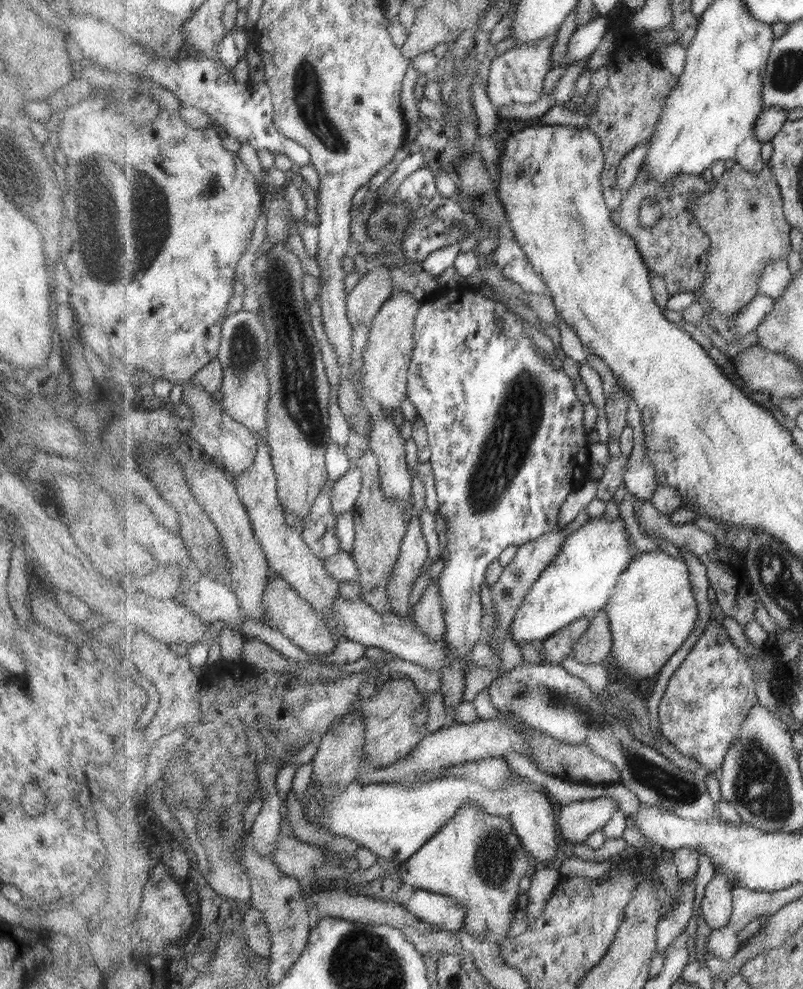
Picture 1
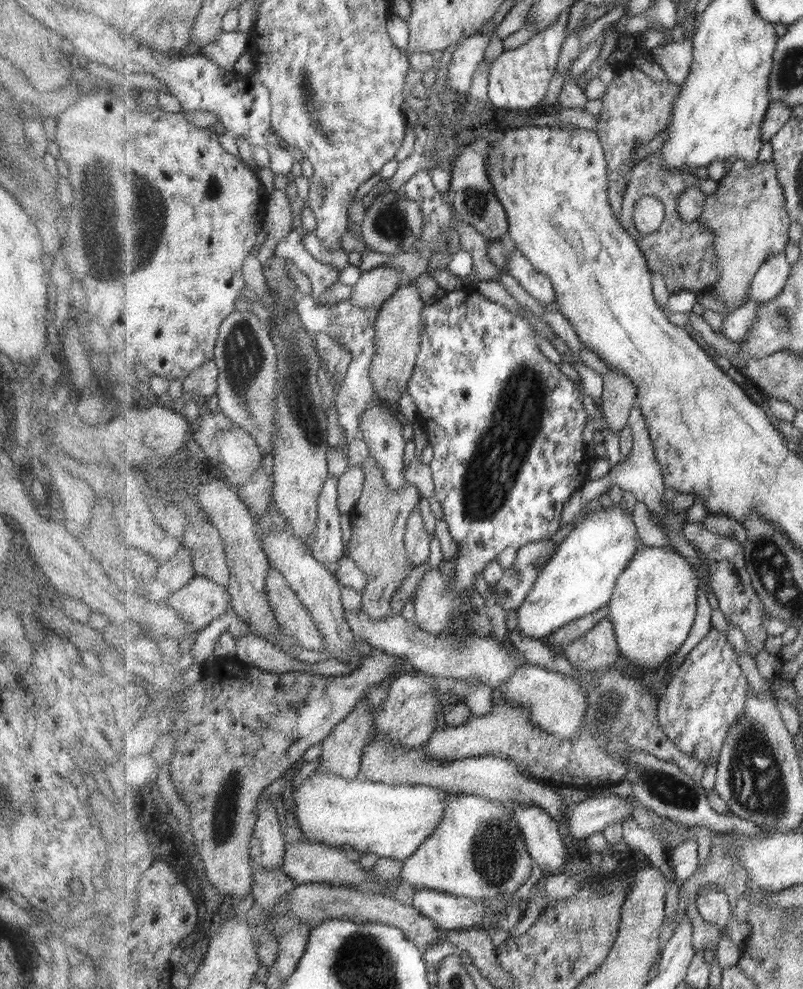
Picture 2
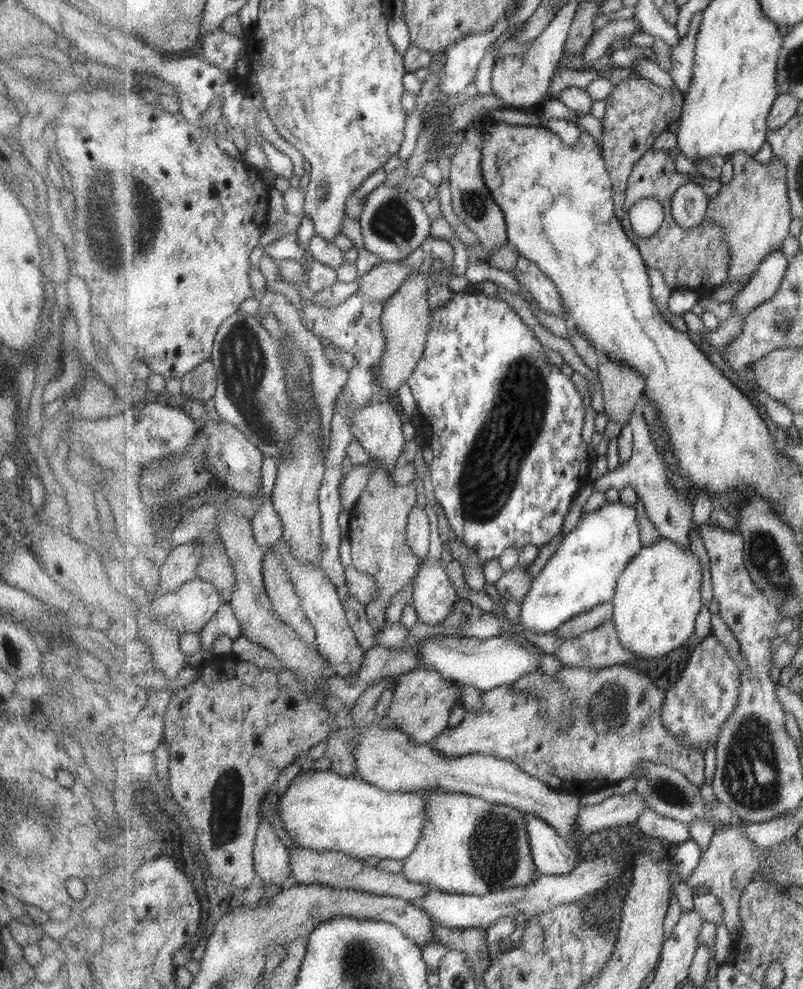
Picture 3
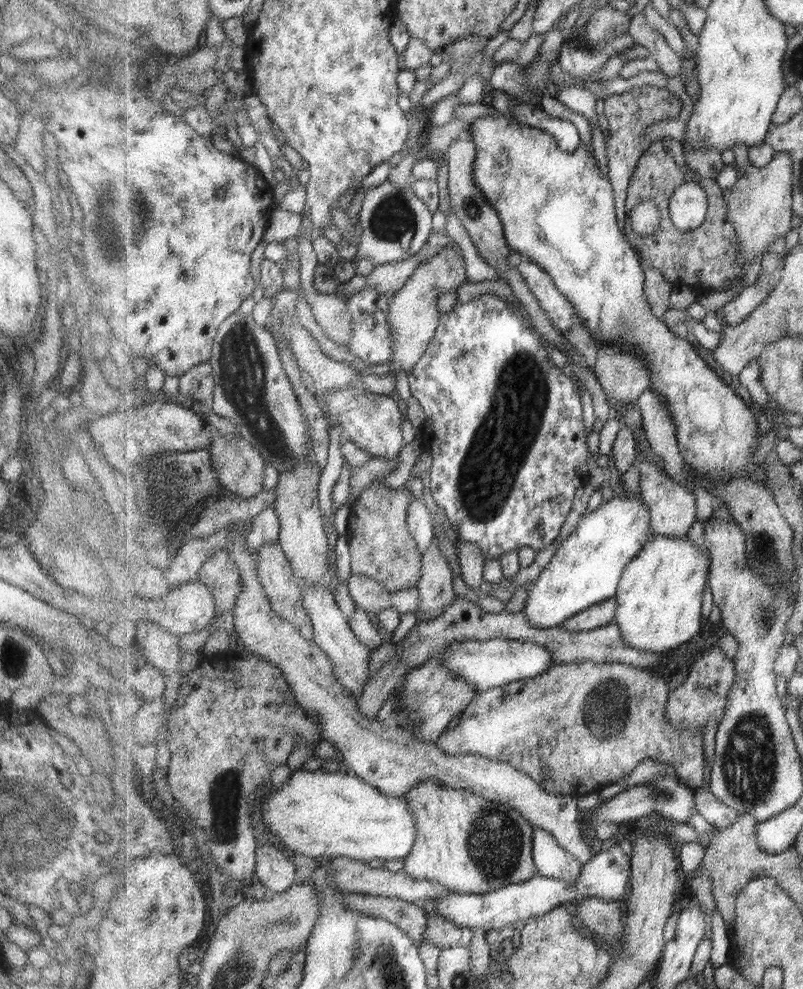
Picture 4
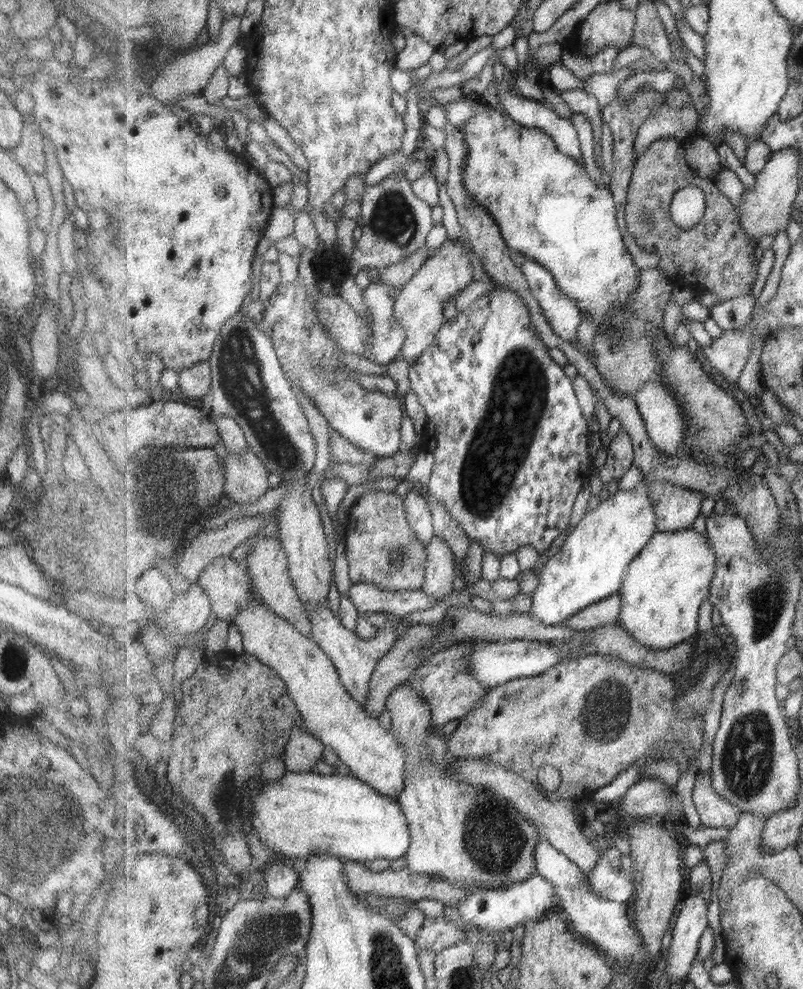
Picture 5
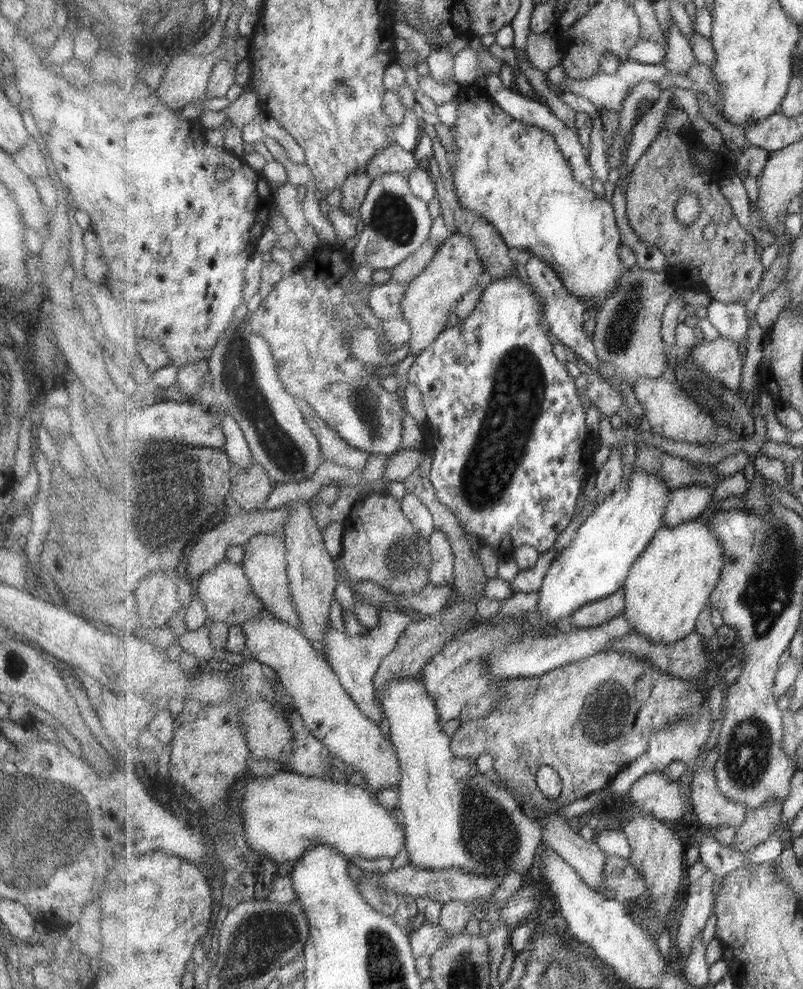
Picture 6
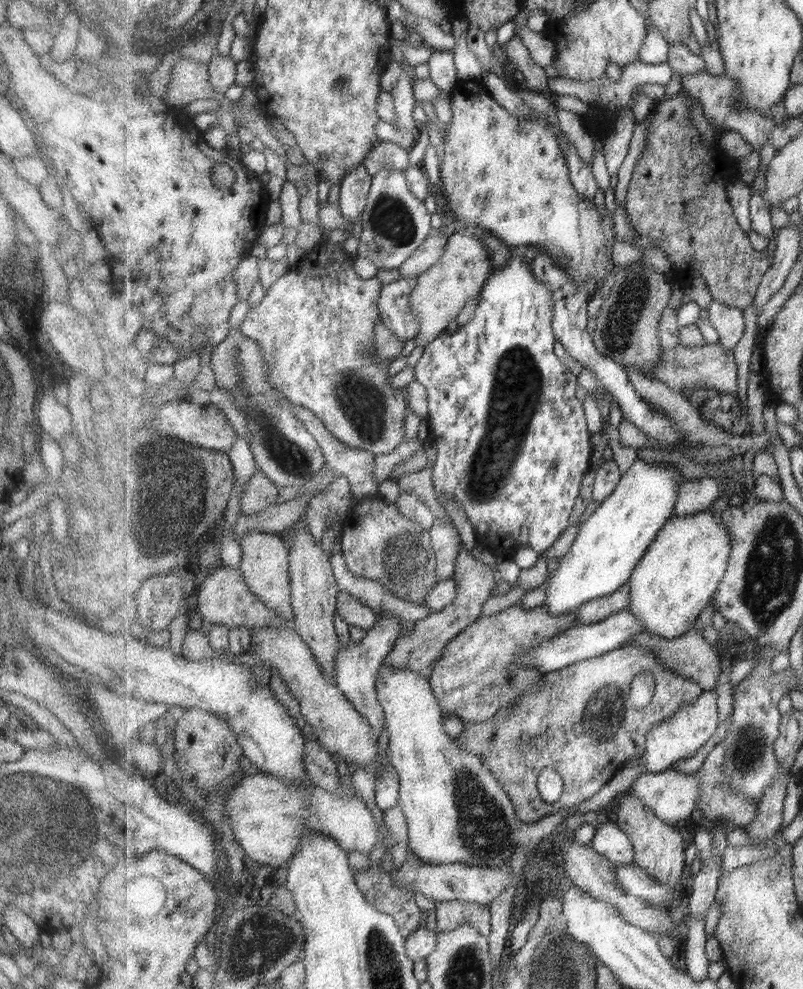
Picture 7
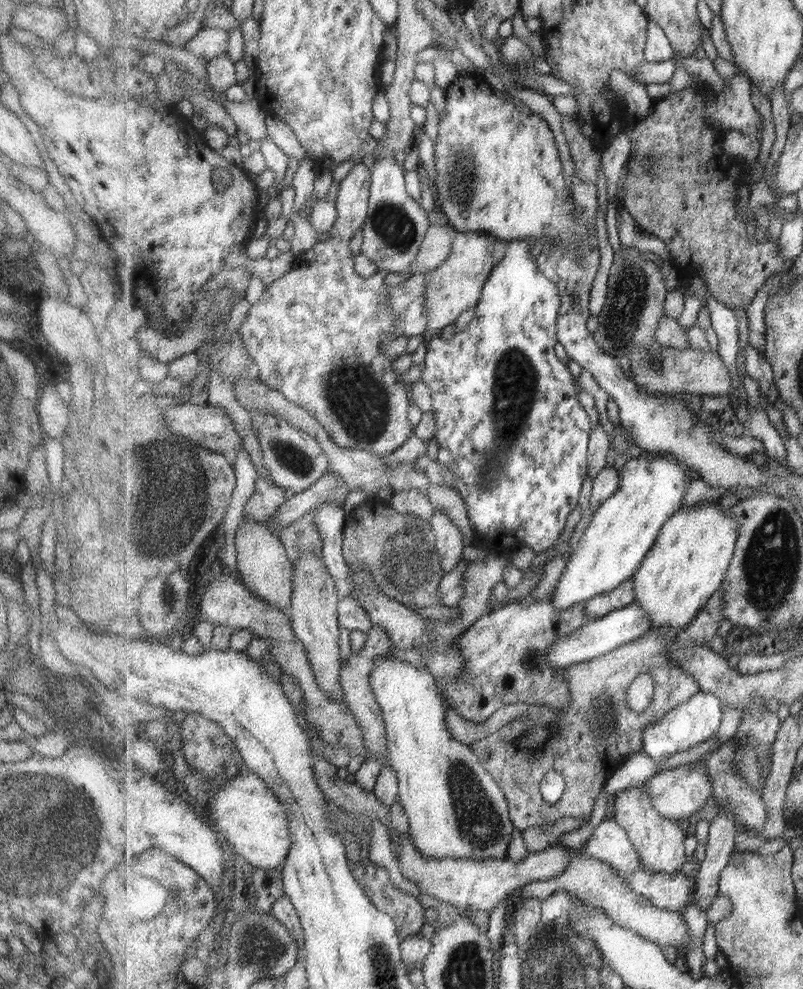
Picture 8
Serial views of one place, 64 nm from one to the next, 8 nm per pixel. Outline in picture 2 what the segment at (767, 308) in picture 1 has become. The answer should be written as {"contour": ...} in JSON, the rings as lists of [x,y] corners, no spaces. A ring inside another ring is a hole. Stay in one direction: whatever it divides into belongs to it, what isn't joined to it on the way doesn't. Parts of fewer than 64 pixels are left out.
{"contour":[[[749,300],[744,305],[735,308],[732,313],[725,315],[720,334],[729,341],[743,342],[747,334],[751,332],[753,323],[757,323],[757,313],[761,305],[764,305],[764,303]]]}

